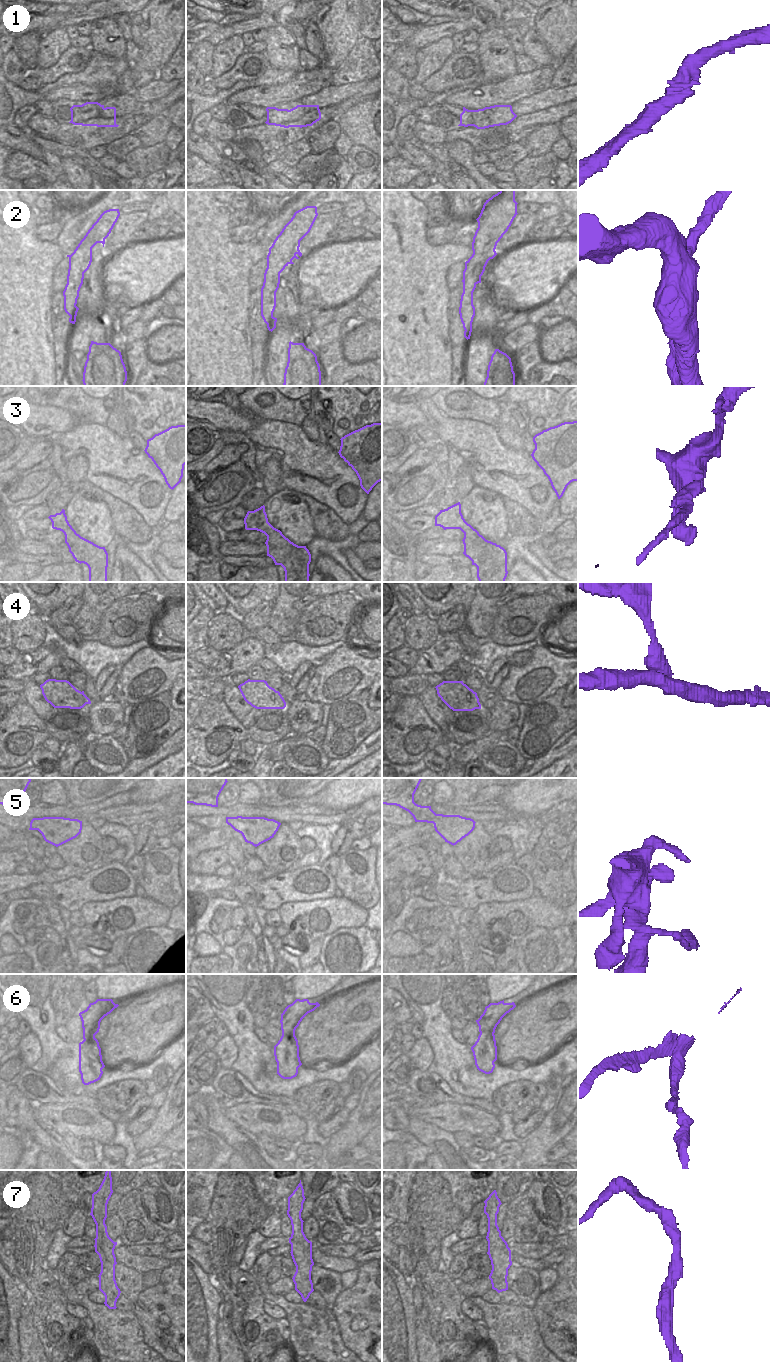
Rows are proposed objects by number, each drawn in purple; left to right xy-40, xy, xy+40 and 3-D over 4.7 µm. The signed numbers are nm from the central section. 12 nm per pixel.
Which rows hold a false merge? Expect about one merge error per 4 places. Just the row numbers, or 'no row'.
4, 6

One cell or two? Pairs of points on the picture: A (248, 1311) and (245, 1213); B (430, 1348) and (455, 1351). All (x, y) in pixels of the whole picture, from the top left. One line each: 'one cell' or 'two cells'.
A: one cell
B: two cells

